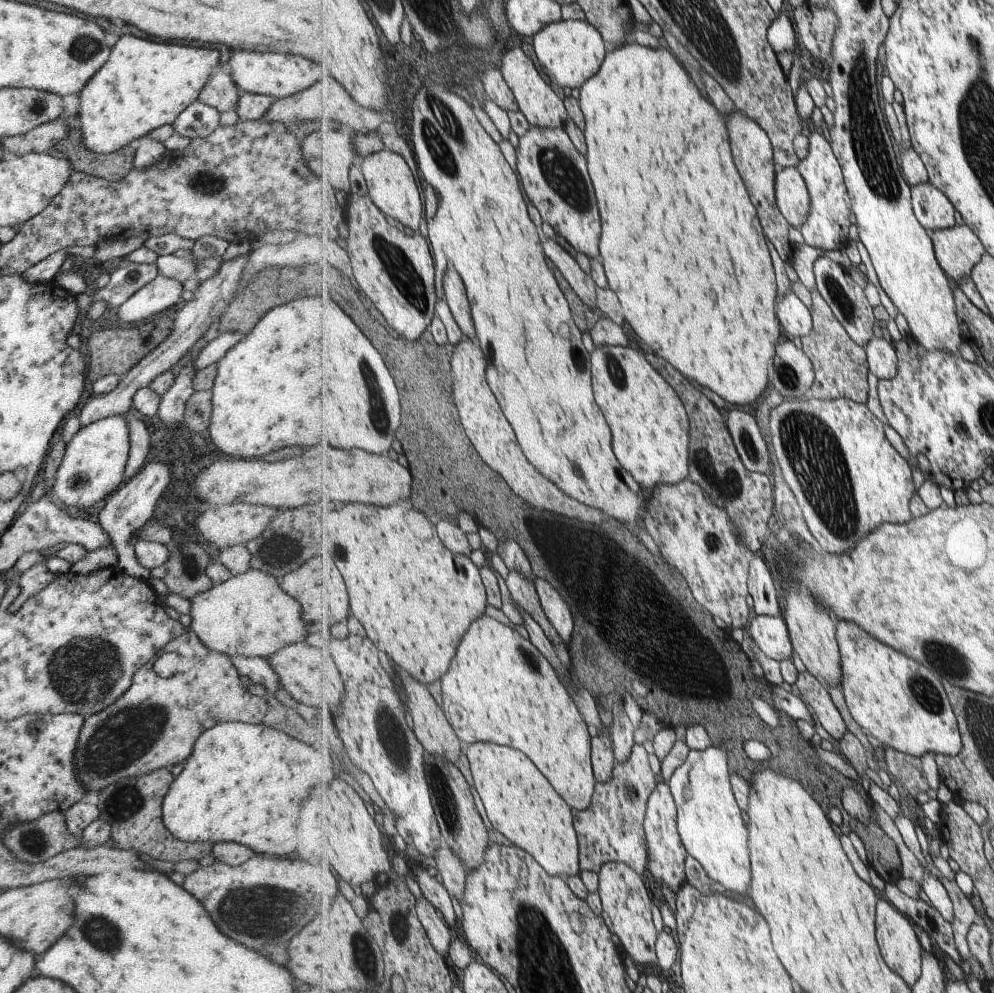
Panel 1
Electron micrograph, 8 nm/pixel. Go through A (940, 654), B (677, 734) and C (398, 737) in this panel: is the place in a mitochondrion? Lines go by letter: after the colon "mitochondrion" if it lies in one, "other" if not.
A: mitochondrion
B: other
C: mitochondrion

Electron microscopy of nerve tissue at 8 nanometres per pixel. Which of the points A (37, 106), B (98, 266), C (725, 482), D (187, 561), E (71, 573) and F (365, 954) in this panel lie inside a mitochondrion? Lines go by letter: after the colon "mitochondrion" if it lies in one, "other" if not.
A: mitochondrion
B: other
C: mitochondrion
D: mitochondrion
E: other
F: mitochondrion

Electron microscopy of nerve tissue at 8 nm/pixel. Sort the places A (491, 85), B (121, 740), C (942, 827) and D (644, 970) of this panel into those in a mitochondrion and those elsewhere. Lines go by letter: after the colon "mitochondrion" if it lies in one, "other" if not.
A: other
B: mitochondrion
C: other
D: other

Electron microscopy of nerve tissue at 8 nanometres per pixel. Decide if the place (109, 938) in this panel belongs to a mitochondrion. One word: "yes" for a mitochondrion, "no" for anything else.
yes

